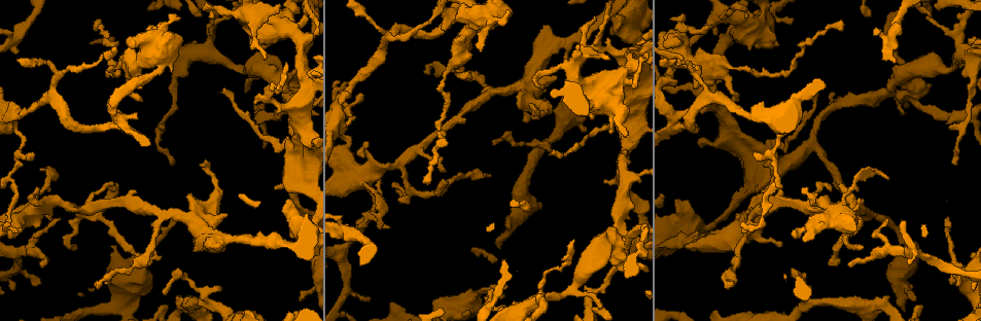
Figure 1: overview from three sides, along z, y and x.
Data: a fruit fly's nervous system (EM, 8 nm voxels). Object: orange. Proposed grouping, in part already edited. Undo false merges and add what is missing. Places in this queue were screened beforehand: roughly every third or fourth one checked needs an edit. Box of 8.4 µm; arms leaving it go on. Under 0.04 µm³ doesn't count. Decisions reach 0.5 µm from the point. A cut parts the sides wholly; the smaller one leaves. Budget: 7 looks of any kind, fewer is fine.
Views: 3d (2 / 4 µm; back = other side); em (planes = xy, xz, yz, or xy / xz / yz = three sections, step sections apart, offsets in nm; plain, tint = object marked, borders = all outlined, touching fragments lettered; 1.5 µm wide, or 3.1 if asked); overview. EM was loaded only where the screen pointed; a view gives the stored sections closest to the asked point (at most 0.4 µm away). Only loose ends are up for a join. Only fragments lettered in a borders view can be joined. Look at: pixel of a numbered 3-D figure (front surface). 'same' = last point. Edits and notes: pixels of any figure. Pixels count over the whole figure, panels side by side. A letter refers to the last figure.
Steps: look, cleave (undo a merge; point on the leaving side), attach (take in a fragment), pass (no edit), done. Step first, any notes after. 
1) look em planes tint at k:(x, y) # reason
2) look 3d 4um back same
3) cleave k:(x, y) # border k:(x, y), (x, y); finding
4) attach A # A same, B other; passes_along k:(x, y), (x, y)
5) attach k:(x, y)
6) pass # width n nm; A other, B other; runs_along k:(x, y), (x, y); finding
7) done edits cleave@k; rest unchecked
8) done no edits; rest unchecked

look 3d 4um at 1:(477, 300) # branch stops here

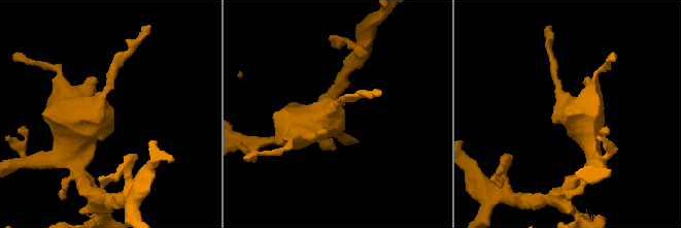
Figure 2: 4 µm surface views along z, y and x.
look em planes tint at 2:(110, 124) # shape alone is not enough

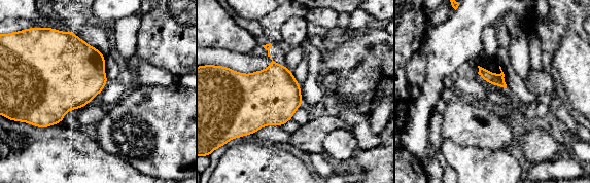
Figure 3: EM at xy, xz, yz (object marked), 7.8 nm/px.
look em planes borders same

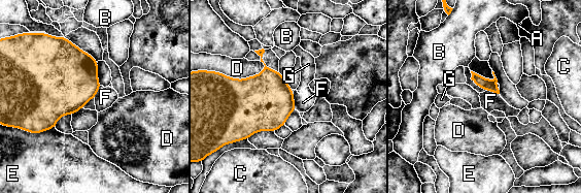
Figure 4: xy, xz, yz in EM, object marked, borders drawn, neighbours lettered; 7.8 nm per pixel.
pass # A other, B other, C other, D other, E other, F other, G other; border 4:(293, 93), (296, 109); no lettered fragment goes on from it

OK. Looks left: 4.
look em planes plain at 1:(783, 134) # thick turns thin

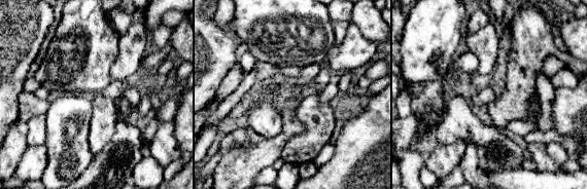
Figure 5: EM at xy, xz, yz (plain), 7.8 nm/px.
look em planes tint same # with the object marked

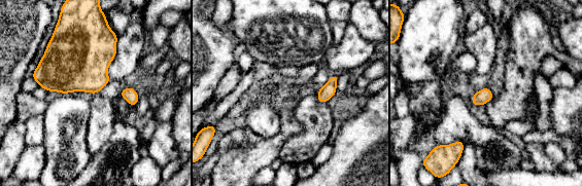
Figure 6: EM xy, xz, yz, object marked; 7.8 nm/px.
look em planes borders same

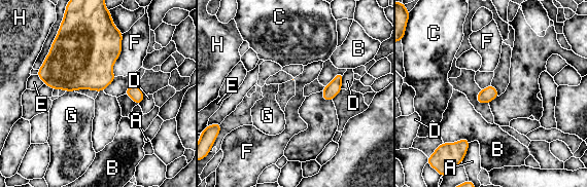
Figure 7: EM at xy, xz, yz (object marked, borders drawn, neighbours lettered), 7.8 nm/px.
pass # width 20 nm; A other, B other, C other, D other, E other, F other, G other, H other; continuous, no second neuron

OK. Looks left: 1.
done no edits; rest unchecked

